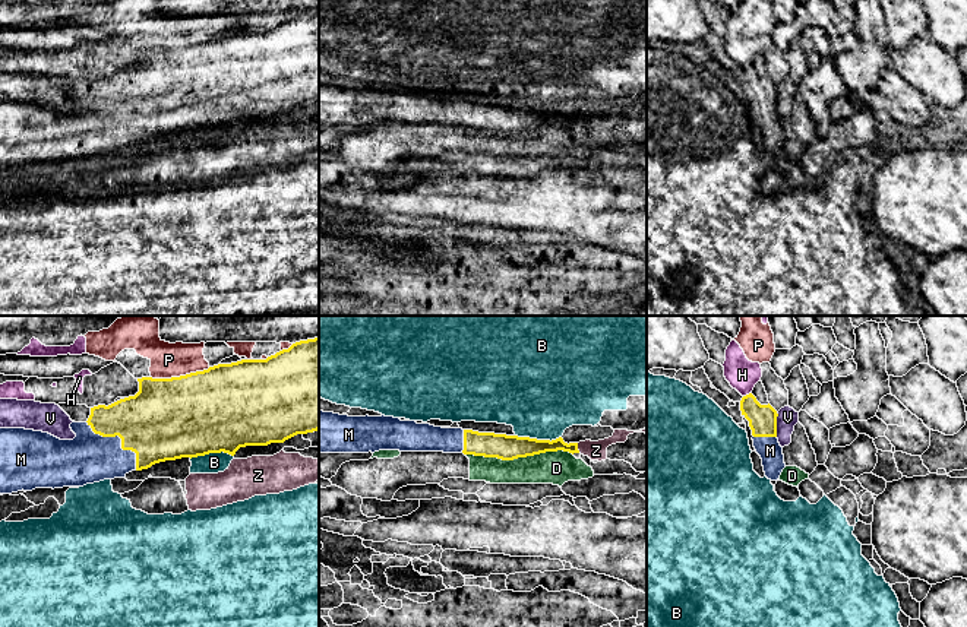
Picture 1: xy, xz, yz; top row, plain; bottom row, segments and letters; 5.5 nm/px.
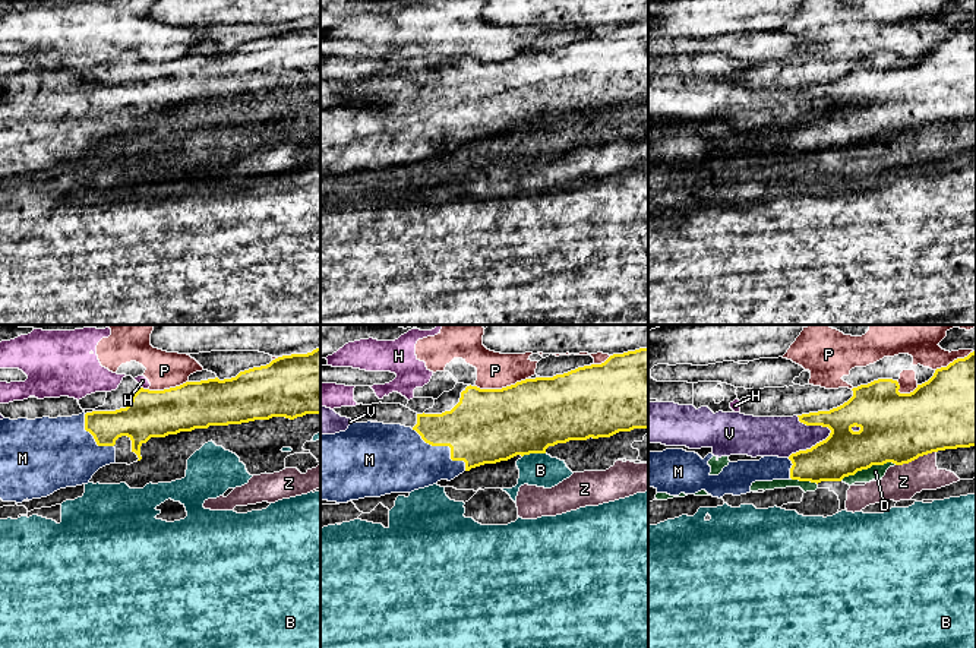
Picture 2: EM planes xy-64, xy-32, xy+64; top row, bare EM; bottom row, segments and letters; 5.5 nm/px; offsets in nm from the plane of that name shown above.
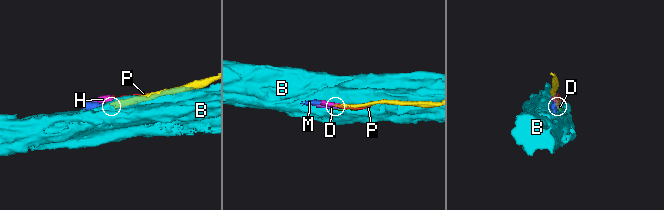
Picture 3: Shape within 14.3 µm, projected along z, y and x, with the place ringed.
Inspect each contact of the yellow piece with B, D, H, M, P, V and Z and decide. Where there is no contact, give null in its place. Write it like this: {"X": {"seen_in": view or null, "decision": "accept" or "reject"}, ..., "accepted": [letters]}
{"B": {"seen_in": "xz", "decision": "reject"}, "D": {"seen_in": "xz", "decision": "reject"}, "H": {"seen_in": "yz", "decision": "reject"}, "M": {"seen_in": "xy", "decision": "accept"}, "P": {"seen_in": "xy", "decision": "reject"}, "V": {"seen_in": "yz", "decision": "reject"}, "Z": {"seen_in": "xz", "decision": "reject"}, "accepted": ["M"]}

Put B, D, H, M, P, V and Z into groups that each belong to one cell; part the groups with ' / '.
B / D Z / H P / M / V

